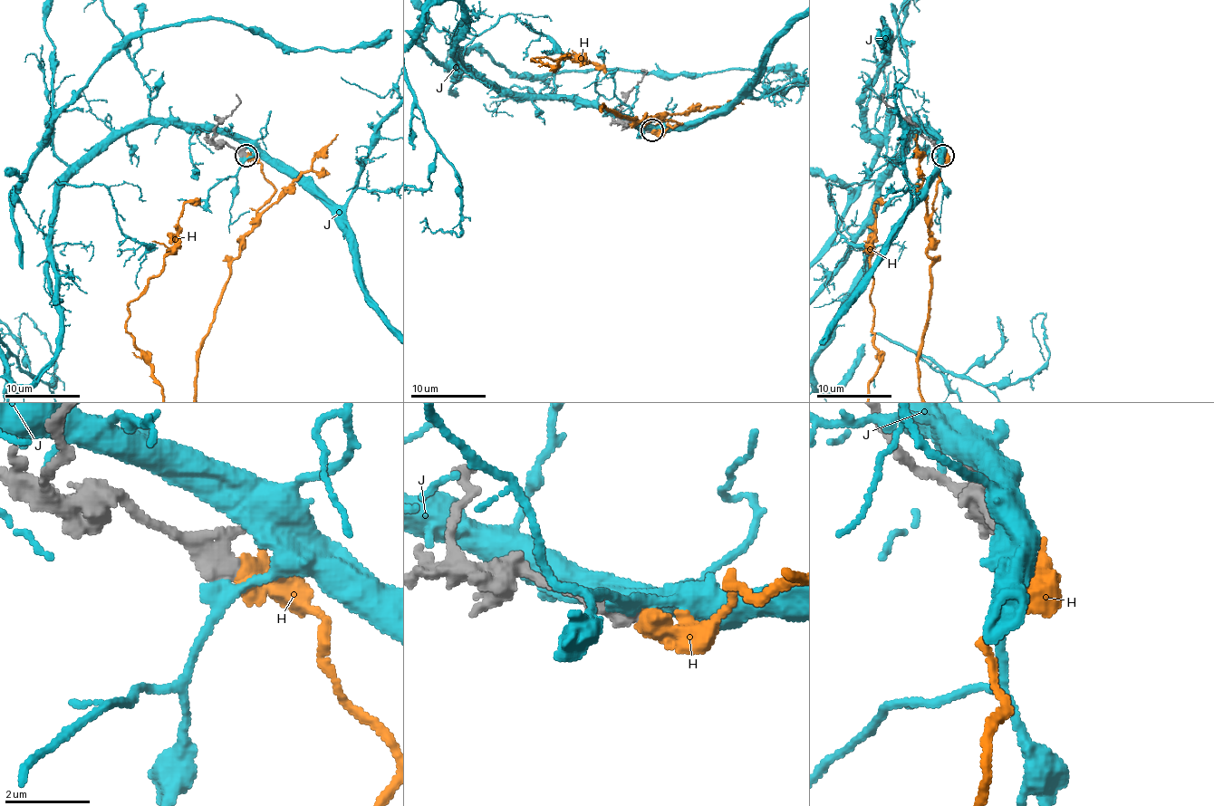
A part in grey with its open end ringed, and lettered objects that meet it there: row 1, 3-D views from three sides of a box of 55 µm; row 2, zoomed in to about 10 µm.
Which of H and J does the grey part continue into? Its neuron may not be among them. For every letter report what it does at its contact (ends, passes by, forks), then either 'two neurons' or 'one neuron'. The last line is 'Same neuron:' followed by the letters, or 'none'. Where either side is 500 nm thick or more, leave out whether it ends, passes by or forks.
H: it passes by | one neuron
J: it passes by | two neurons
Same neuron: H

